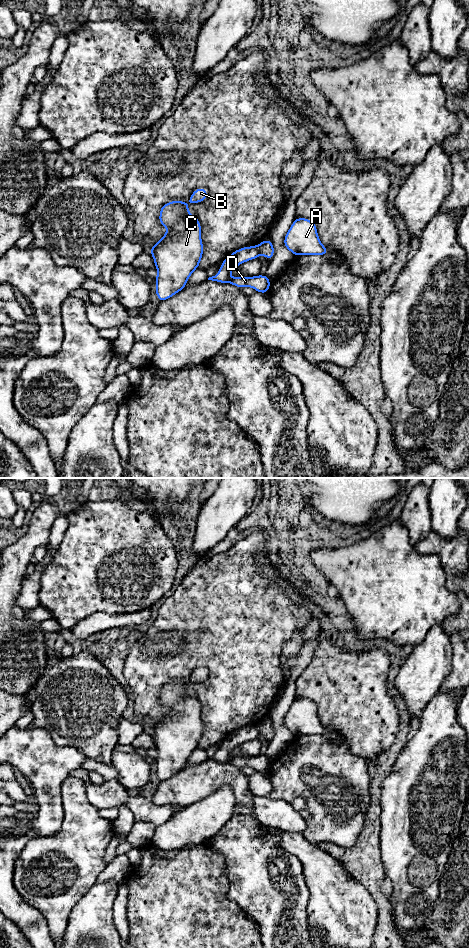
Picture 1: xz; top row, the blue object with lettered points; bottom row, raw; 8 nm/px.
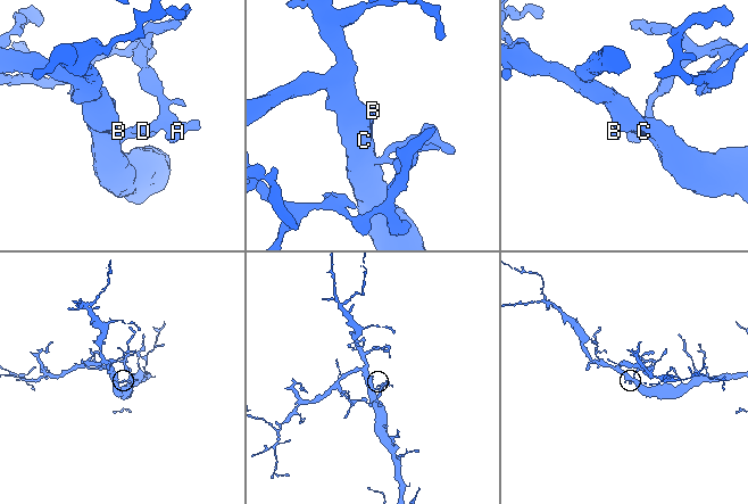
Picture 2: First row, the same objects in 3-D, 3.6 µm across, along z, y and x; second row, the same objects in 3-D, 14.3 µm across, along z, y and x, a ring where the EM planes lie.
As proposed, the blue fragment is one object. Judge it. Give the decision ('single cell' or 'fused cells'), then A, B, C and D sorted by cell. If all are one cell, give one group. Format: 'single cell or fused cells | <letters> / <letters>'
fused cells | A / B C D

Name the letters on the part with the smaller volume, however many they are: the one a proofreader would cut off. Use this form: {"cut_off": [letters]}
{"cut_off": ["A"]}

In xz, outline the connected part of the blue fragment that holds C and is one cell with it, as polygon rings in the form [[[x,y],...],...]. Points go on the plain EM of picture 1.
[[[180,680],[165,683],[161,687],[159,703],[167,707],[166,714],[149,731],[153,736],[155,748],[158,750],[155,758],[155,773],[162,782],[186,767],[190,755],[199,748],[203,735],[203,723],[198,698],[190,695],[187,684]]]

